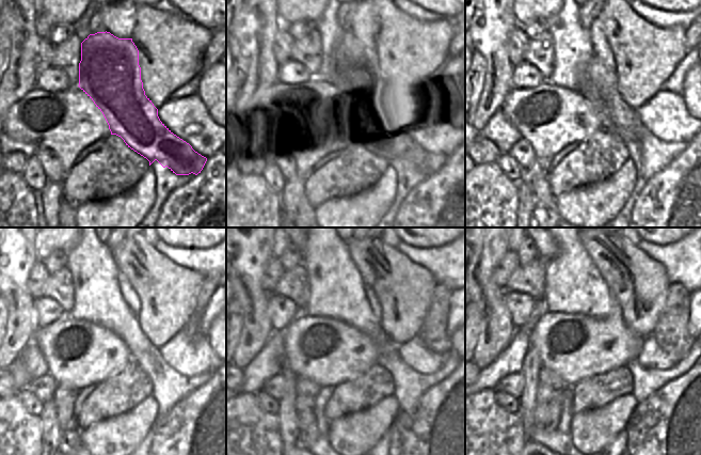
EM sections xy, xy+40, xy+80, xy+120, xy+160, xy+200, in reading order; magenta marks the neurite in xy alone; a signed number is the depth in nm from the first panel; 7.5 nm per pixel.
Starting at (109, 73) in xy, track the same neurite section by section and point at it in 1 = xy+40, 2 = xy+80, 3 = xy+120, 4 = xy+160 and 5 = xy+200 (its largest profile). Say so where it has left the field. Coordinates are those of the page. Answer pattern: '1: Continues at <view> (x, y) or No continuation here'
1: Continues at xy+40 (351, 77)
2: Continues at xy+80 (601, 91)
3: Continues at xy+120 (170, 387)
4: Continues at xy+160 (410, 385)
5: Continues at xy+200 (647, 381).

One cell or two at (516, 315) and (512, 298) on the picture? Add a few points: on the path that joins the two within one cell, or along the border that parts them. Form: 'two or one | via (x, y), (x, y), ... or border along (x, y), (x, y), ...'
one | via (516, 311), (515, 302)

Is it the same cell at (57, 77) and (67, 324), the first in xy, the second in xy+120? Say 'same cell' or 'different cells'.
different cells

